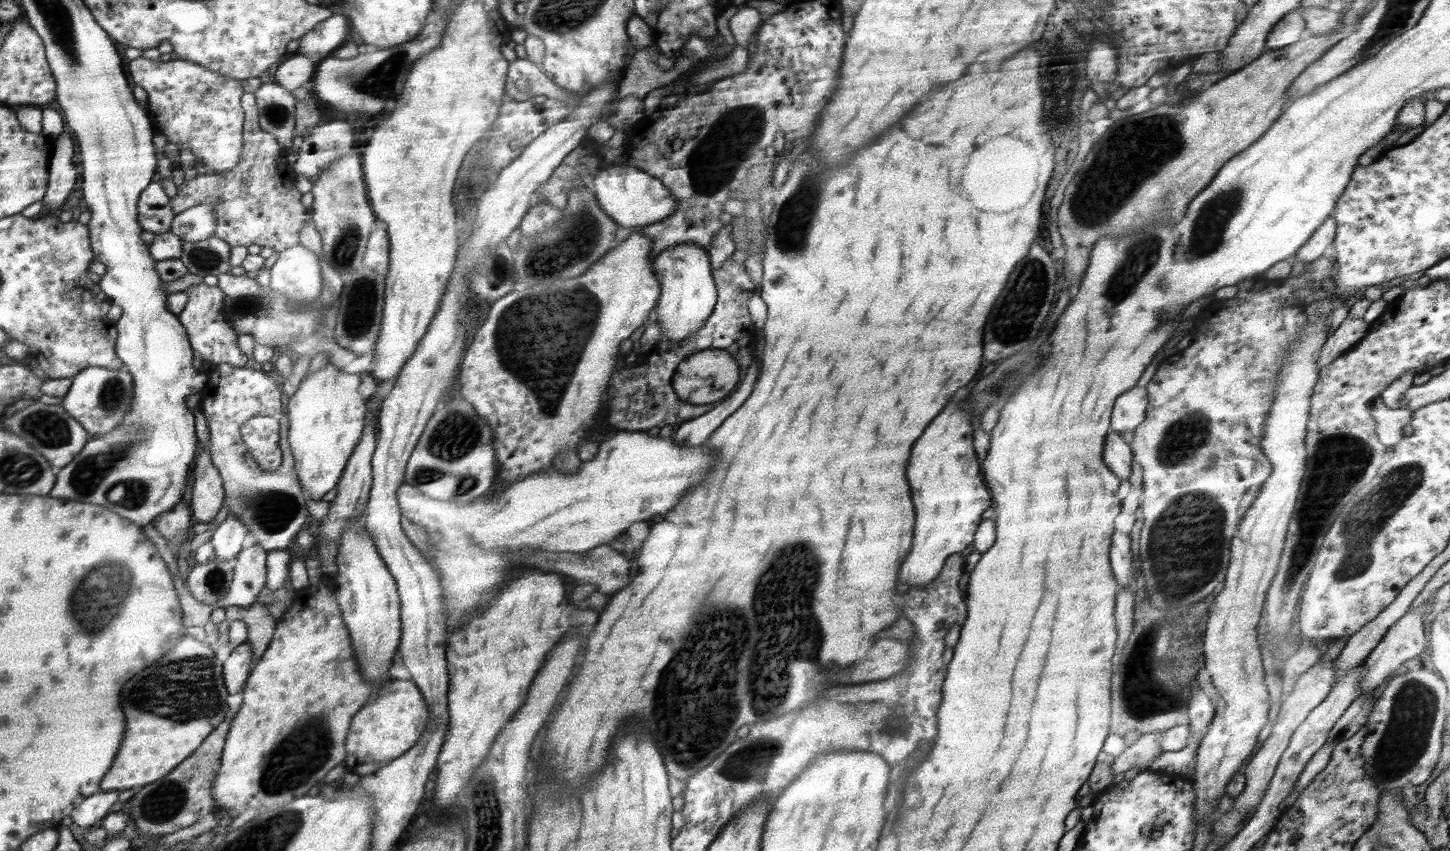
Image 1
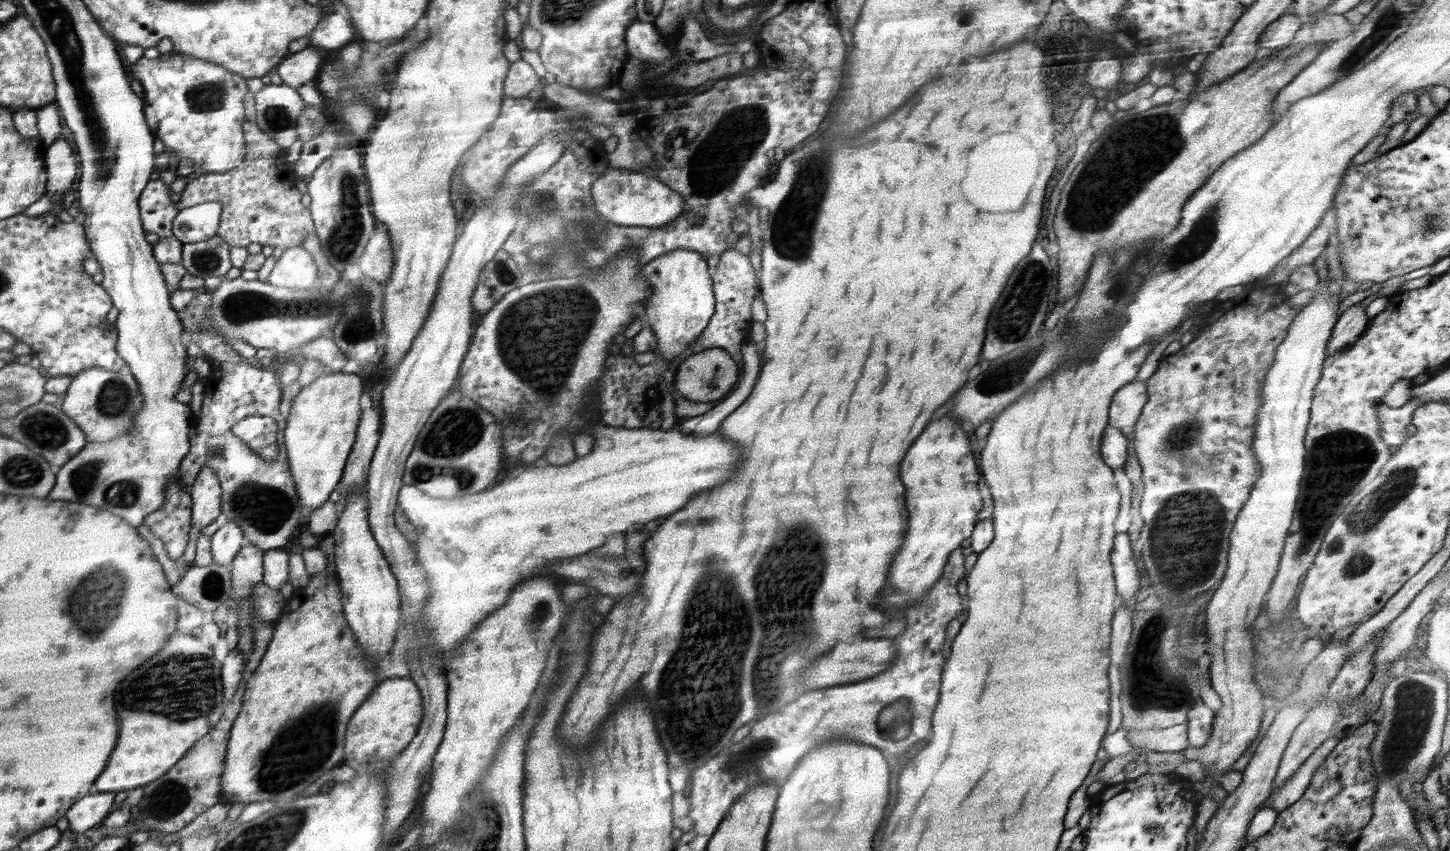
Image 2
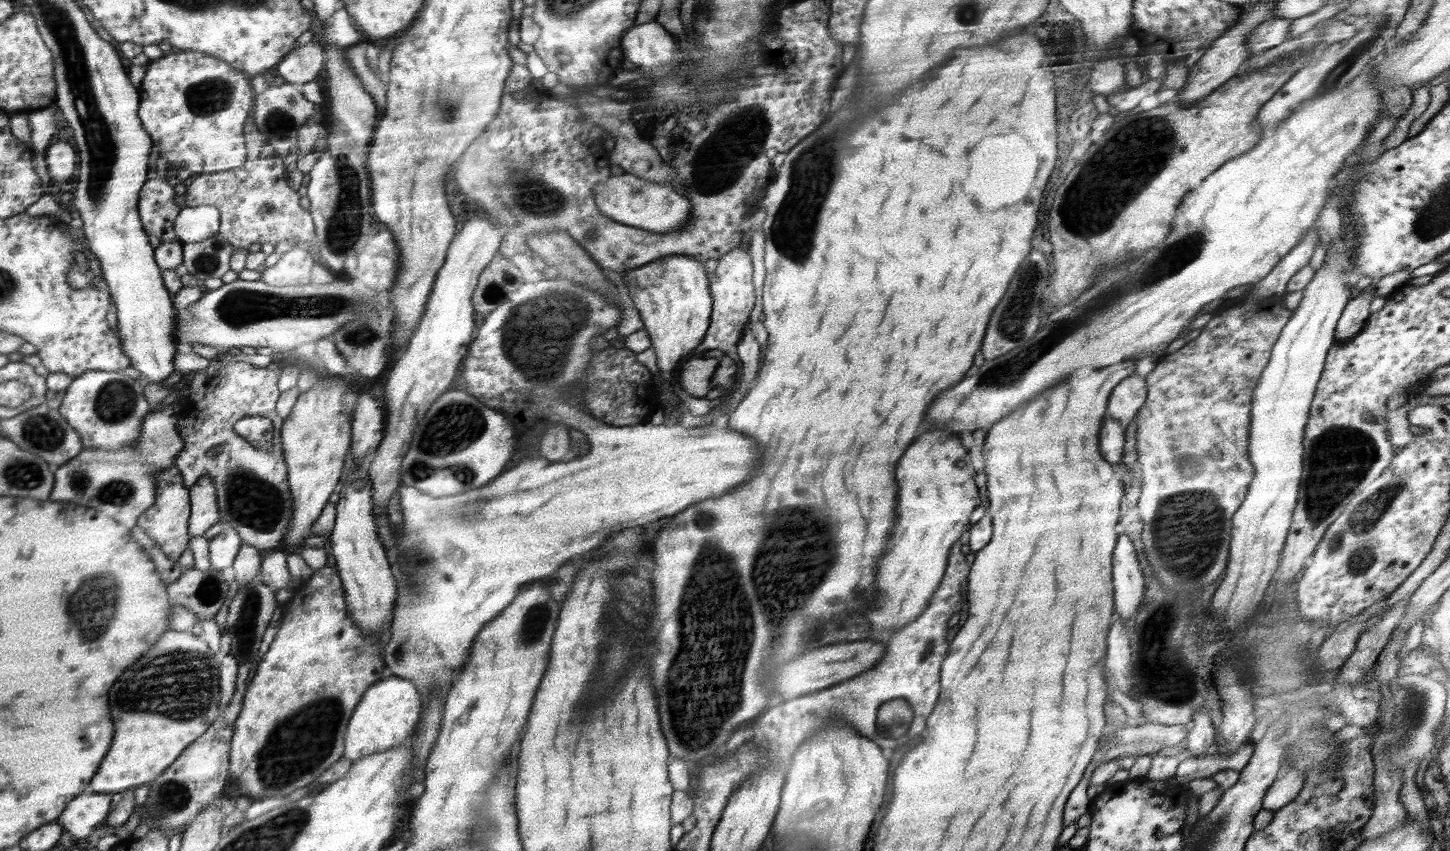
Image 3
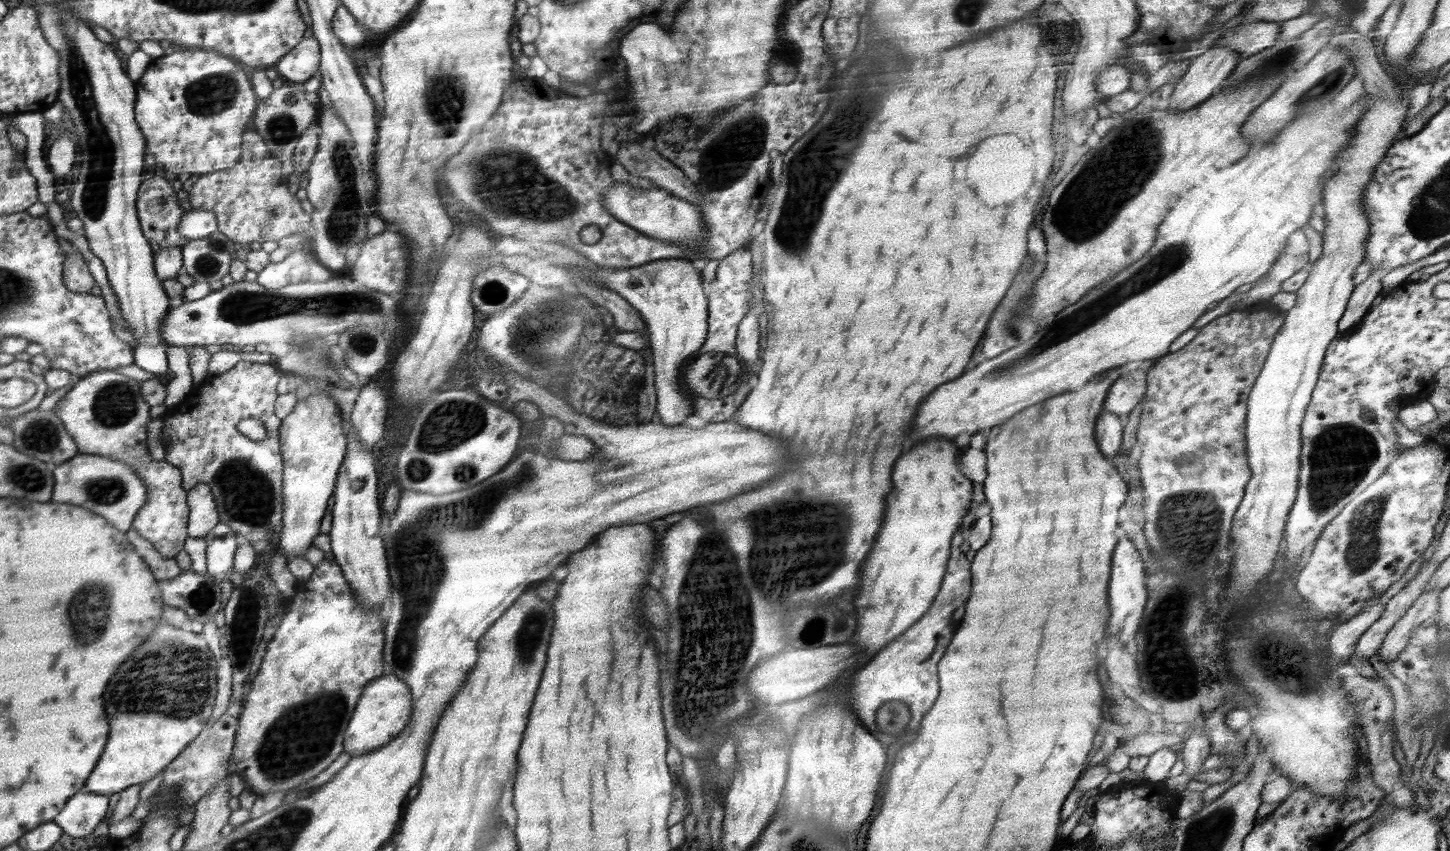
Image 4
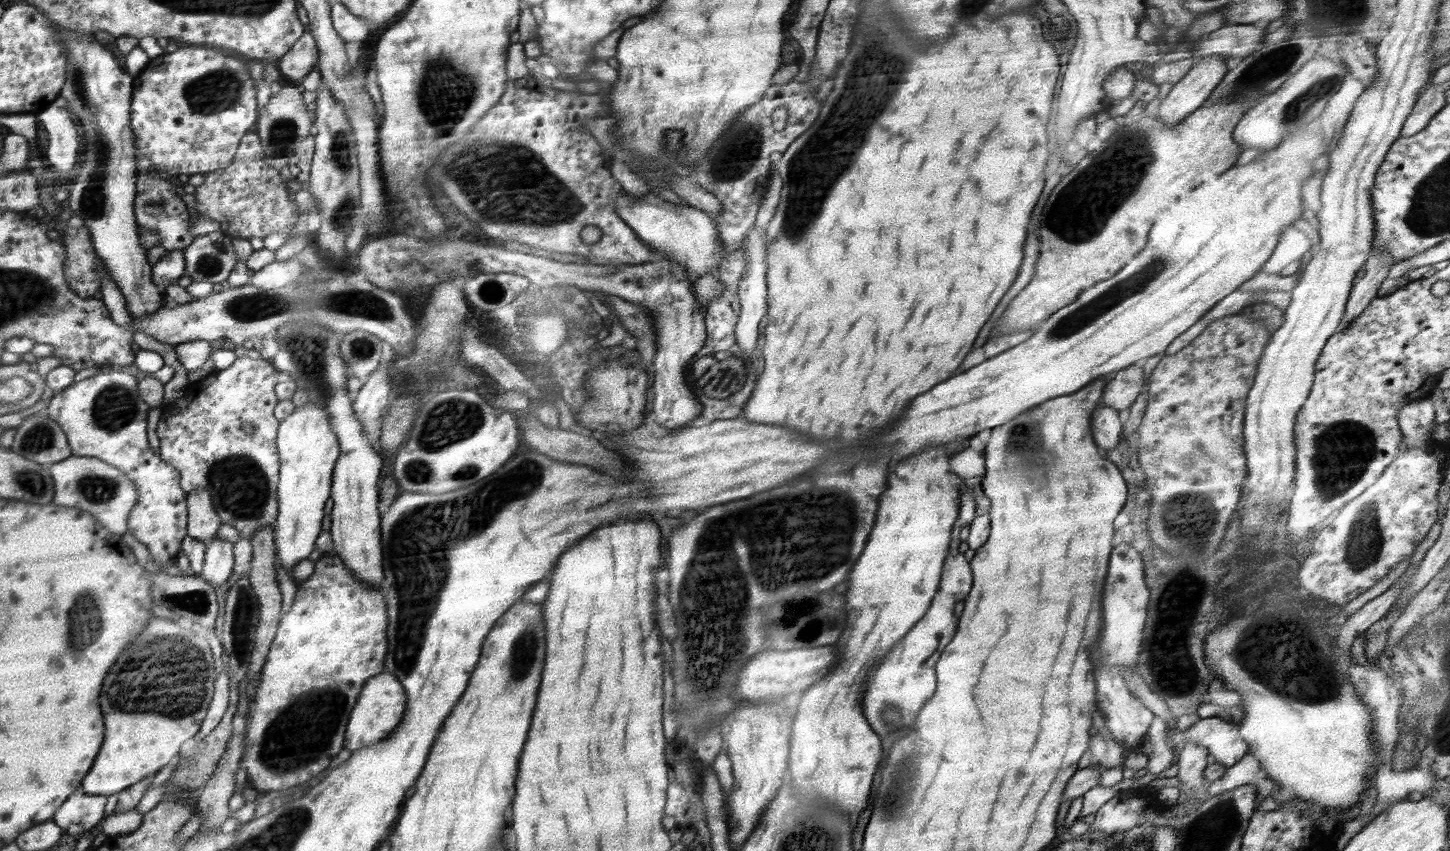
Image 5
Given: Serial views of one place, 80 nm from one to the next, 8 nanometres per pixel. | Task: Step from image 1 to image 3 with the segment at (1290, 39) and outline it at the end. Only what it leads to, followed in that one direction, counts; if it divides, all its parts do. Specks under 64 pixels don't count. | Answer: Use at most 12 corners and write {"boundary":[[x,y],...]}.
{"boundary":[[1276,18],[1249,32],[1249,56],[1282,44],[1292,20]]}

